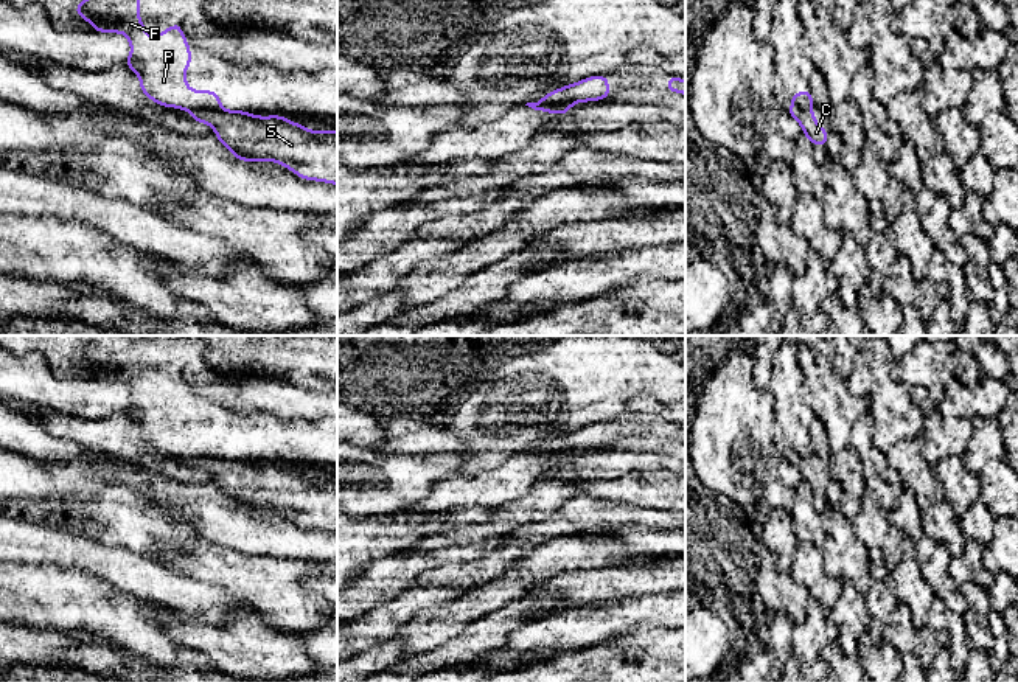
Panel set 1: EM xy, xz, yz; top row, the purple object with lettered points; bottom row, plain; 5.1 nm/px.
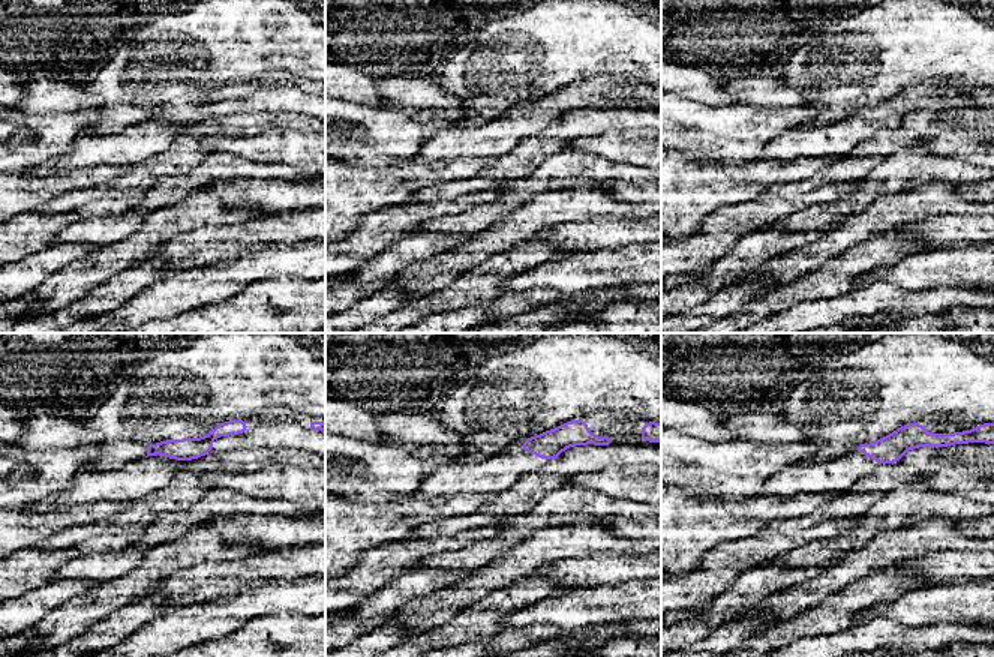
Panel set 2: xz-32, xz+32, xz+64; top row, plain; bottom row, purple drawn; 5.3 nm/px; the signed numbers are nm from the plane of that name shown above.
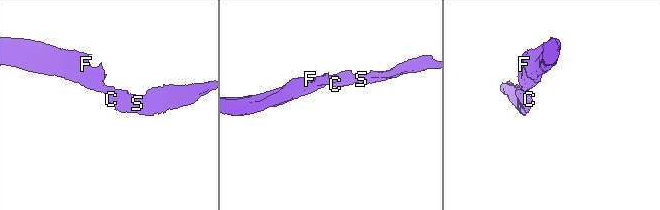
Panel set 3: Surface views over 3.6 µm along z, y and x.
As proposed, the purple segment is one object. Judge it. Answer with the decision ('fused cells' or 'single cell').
fused cells

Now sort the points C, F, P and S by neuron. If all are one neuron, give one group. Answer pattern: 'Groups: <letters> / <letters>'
Groups: C S / F P

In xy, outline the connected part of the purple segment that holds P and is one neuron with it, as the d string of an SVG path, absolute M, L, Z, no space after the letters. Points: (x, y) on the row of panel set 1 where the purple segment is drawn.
M79 0L73 14L89 22L93 26L92 31L103 34L121 33L127 37L131 42L131 54L123 64L140 78L140 92L157 106L188 112L196 109L221 109L221 95L218 92L193 90L187 85L185 70L191 65L193 56L180 23L176 22L157 36L149 37L145 23L140 20L140 0L129 0L129 8L126 2L127 0Z

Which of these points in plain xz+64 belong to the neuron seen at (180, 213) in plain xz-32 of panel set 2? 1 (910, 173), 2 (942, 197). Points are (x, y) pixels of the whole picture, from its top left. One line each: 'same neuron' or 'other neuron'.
1: other neuron
2: same neuron

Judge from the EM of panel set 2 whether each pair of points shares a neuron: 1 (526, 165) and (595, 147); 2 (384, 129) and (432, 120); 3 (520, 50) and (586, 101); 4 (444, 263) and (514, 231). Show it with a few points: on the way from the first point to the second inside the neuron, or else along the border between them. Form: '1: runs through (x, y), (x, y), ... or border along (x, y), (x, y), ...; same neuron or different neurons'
1: border along (612, 128), (597, 135), (573, 138), (564, 146); different neurons
2: runs through (396, 129), (420, 125); same neuron
3: border along (580, 81), (570, 83), (549, 93); different neurons
4: runs through (462, 258), (496, 239); same neuron

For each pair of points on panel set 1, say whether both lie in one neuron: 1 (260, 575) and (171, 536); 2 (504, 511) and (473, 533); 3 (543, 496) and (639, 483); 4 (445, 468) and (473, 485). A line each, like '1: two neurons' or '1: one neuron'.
1: two neurons
2: one neuron
3: two neurons
4: two neurons

